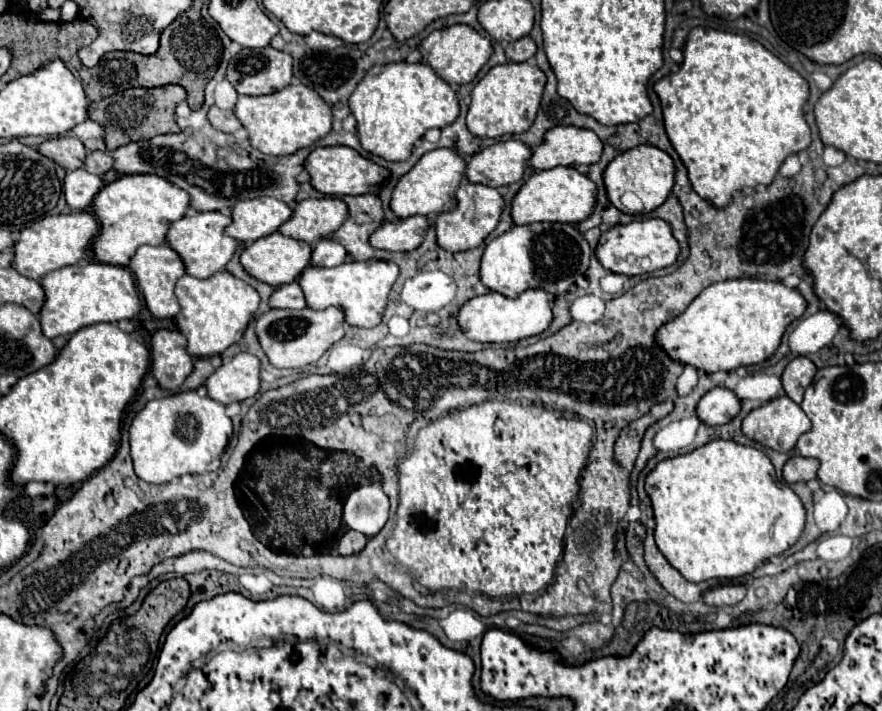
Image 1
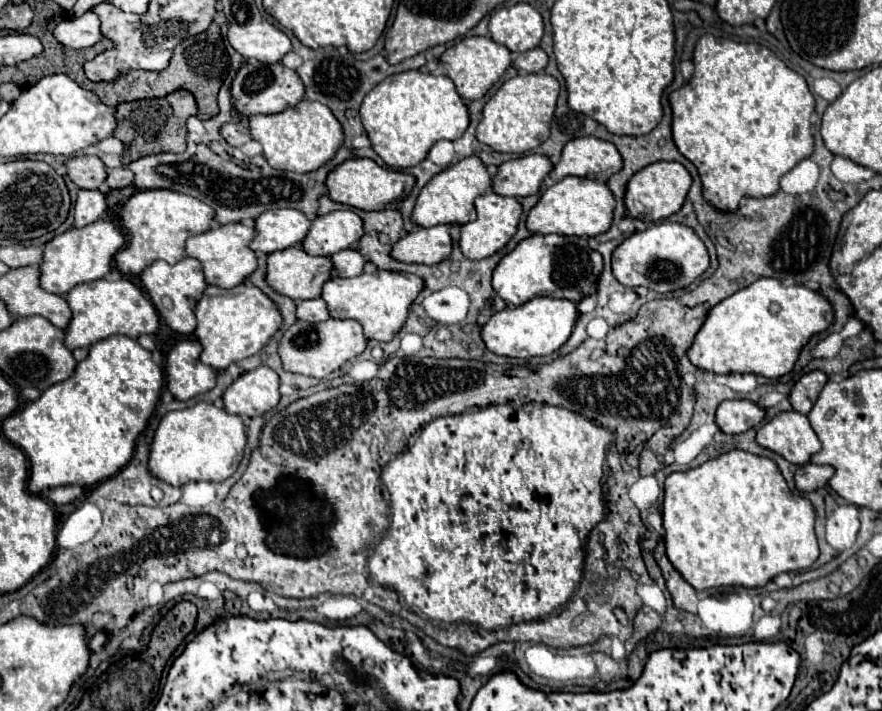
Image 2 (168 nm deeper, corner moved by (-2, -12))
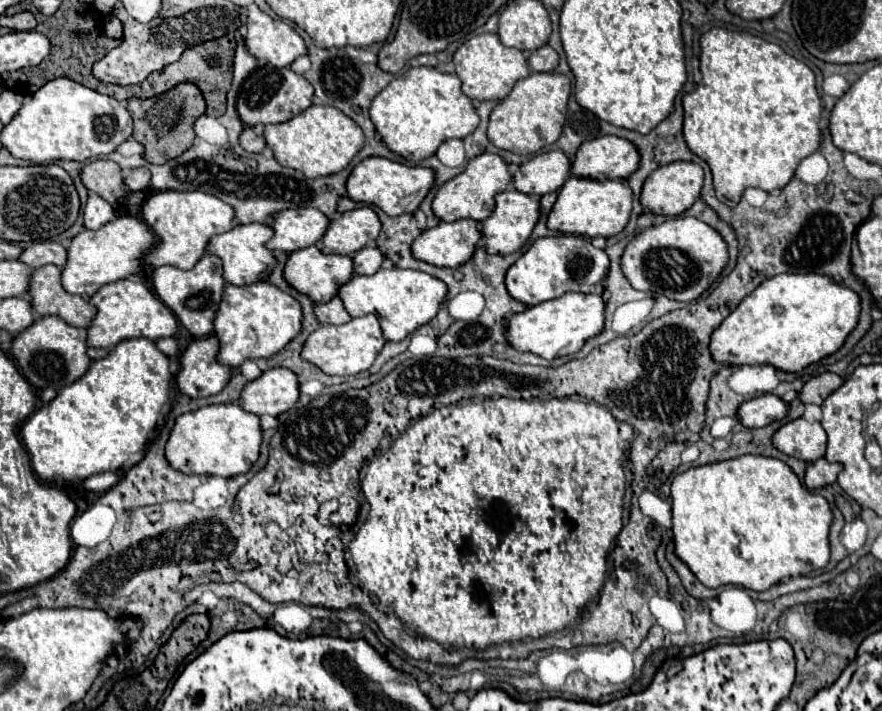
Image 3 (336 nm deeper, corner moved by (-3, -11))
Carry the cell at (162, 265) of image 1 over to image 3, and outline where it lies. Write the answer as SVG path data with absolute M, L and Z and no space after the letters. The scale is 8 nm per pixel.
M204 255L192 269L182 271L172 265L156 267L152 273L152 283L156 295L166 303L168 309L176 315L176 319L196 337L206 337L212 333L212 319L216 313L216 307L220 303L220 295L224 289L224 279L222 279L222 263L214 255Z

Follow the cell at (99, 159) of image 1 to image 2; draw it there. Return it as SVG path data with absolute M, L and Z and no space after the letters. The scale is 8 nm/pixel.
M117 168L117 170L109 170L107 186L109 188L125 188L125 186L131 186L133 180L135 180L135 174L129 168Z

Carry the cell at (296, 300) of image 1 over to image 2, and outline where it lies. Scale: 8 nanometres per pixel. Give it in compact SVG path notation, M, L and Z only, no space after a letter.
M321 298L297 302L297 316L299 320L305 320L305 322L323 322L331 318L331 314L327 312L327 304Z

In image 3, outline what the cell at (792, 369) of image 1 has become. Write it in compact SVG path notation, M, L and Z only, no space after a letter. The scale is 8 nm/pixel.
M822 373L812 377L810 381L804 383L802 391L800 391L800 401L804 405L814 403L814 405L822 405L822 401L842 385L842 377L836 373Z

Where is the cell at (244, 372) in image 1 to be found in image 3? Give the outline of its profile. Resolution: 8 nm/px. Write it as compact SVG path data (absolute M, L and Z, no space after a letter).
M274 367L258 379L246 383L240 393L240 405L254 415L280 415L298 401L298 379L290 369Z

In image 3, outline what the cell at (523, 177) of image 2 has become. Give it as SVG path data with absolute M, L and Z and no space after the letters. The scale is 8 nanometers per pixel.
M548 151L522 163L512 175L514 189L526 195L546 195L558 191L570 175L570 159L562 151Z

